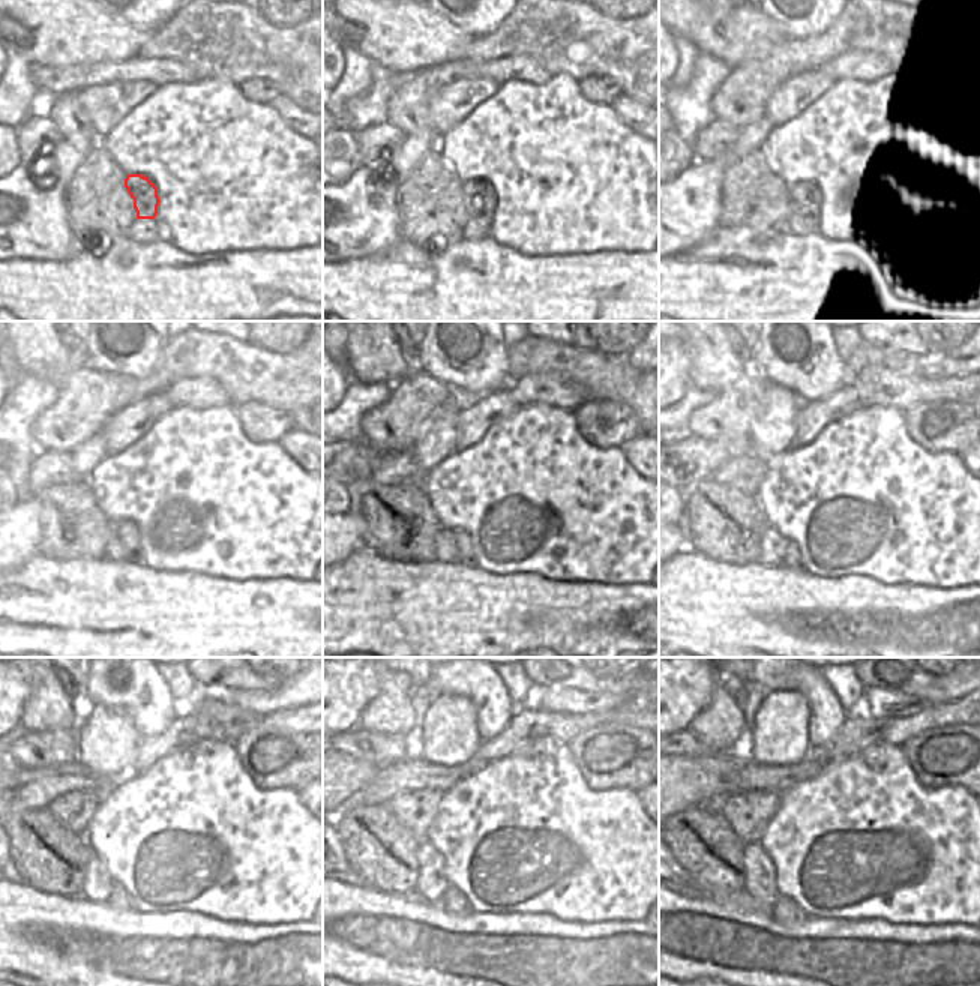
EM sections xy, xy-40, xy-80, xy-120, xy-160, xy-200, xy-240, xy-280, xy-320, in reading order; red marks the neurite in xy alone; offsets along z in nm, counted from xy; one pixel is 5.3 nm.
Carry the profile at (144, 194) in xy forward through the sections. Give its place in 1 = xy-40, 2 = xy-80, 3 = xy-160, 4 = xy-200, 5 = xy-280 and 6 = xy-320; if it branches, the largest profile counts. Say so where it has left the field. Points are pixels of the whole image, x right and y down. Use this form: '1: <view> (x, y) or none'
1: xy-40 (480, 194)
2: xy-80 (806, 197)
3: xy-160 (462, 544)
4: xy-200 (793, 559)
5: xy-280 (453, 901)
6: xy-320 (784, 911)

